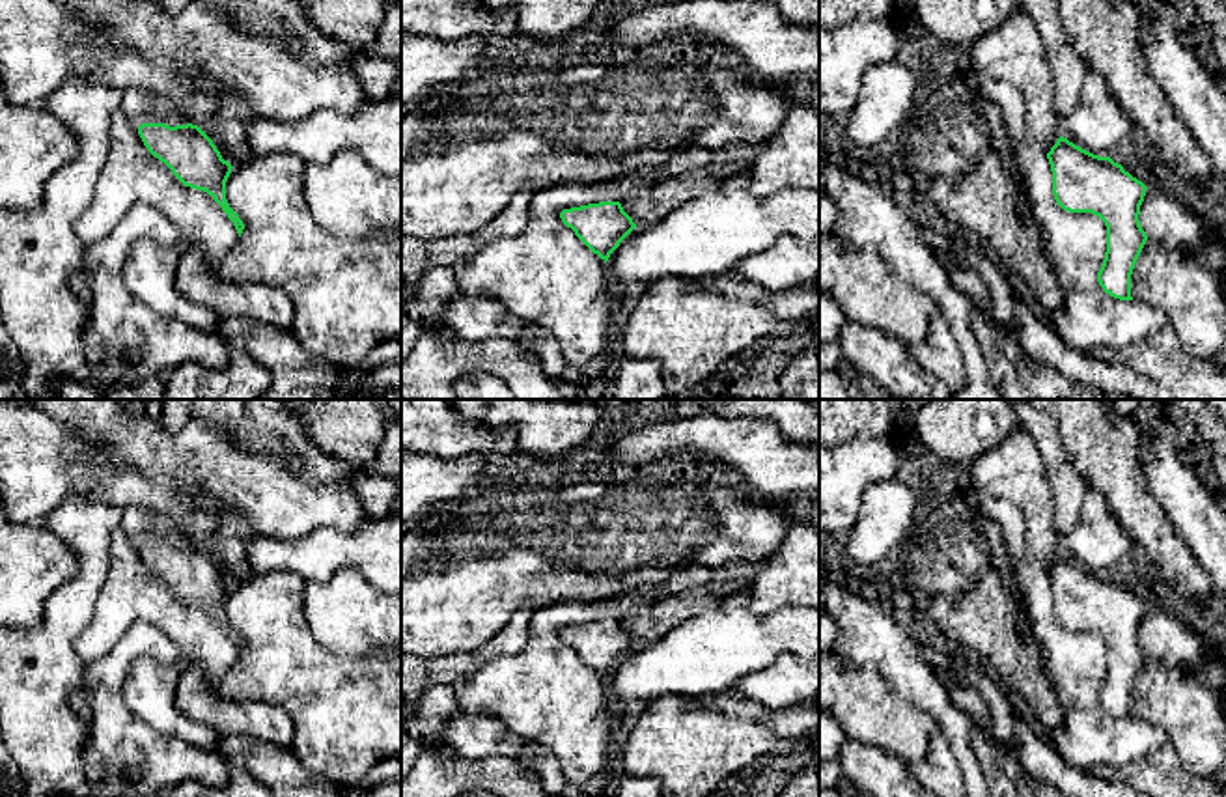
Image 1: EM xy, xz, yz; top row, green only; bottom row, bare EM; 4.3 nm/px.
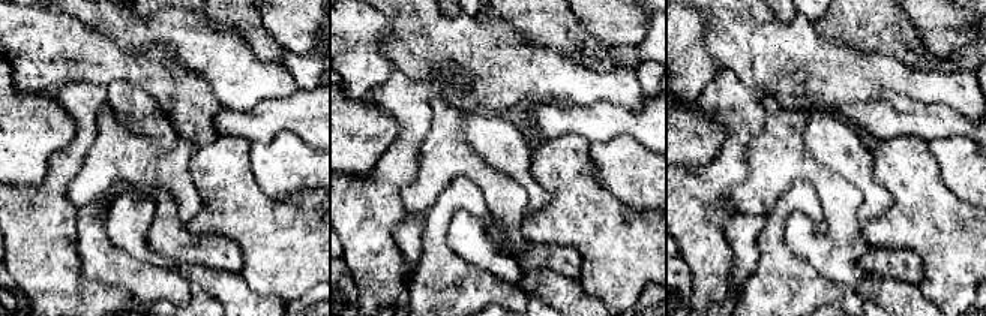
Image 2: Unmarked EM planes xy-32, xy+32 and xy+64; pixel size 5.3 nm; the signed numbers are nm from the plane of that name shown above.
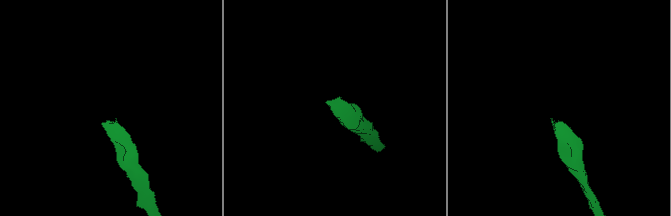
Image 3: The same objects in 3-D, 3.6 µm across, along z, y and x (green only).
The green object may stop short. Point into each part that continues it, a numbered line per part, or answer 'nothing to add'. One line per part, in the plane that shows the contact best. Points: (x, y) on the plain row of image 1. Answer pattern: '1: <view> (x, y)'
1: xy (139, 523)

